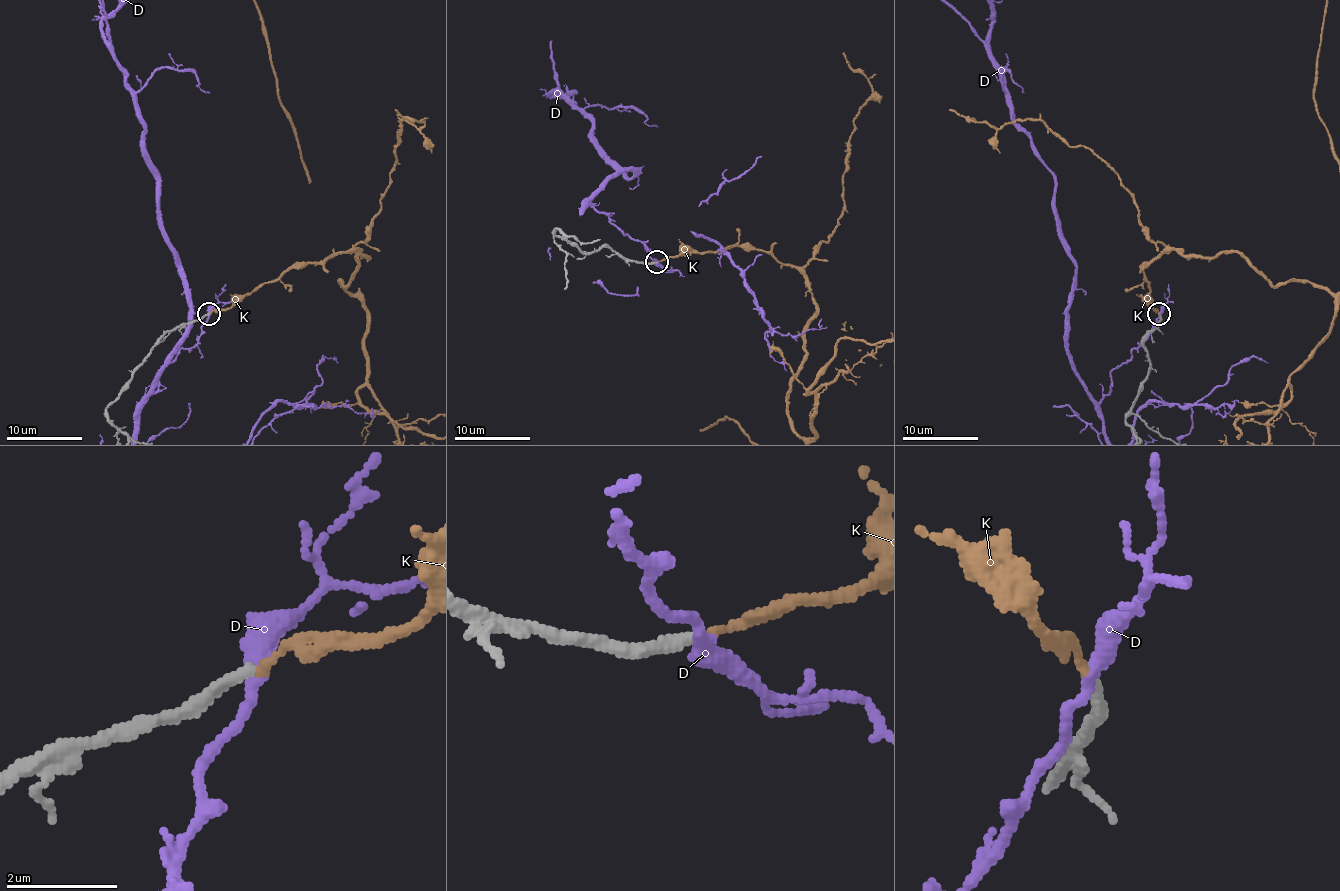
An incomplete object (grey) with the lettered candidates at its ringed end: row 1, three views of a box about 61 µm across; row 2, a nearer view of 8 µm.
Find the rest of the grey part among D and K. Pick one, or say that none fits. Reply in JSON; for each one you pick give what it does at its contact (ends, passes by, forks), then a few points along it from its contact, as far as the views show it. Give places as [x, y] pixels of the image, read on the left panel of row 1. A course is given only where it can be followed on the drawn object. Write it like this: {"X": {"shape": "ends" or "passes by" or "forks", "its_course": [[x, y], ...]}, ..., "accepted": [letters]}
{"K": {"shape": "ends", "its_course": [[208, 313], [291, 267], [369, 256], [338, 281], [354, 294]]}, "accepted": ["K"]}

